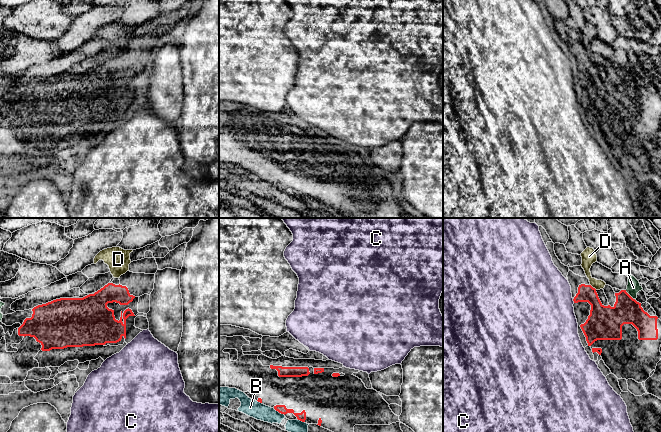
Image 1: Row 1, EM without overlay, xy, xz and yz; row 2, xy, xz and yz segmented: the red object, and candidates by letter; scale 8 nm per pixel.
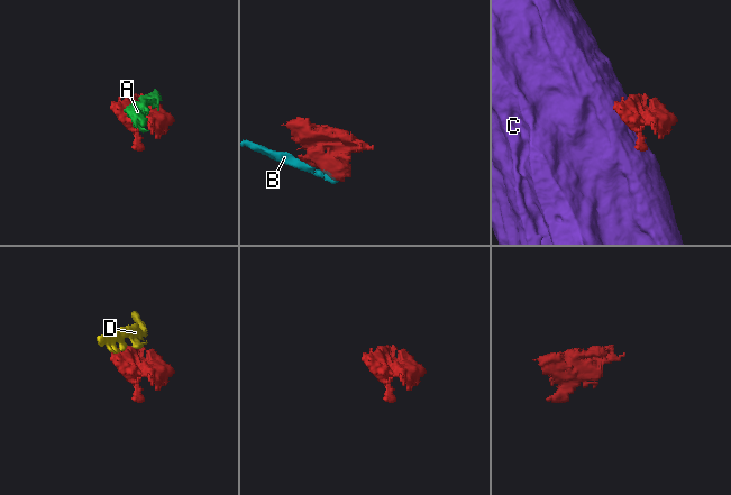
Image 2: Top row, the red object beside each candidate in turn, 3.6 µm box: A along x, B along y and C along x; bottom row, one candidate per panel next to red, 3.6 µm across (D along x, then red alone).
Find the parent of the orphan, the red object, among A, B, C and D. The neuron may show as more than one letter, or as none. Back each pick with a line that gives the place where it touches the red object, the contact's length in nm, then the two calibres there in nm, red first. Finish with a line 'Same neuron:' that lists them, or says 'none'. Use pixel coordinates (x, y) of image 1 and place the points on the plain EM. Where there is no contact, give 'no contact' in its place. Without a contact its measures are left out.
Same neuron: none

